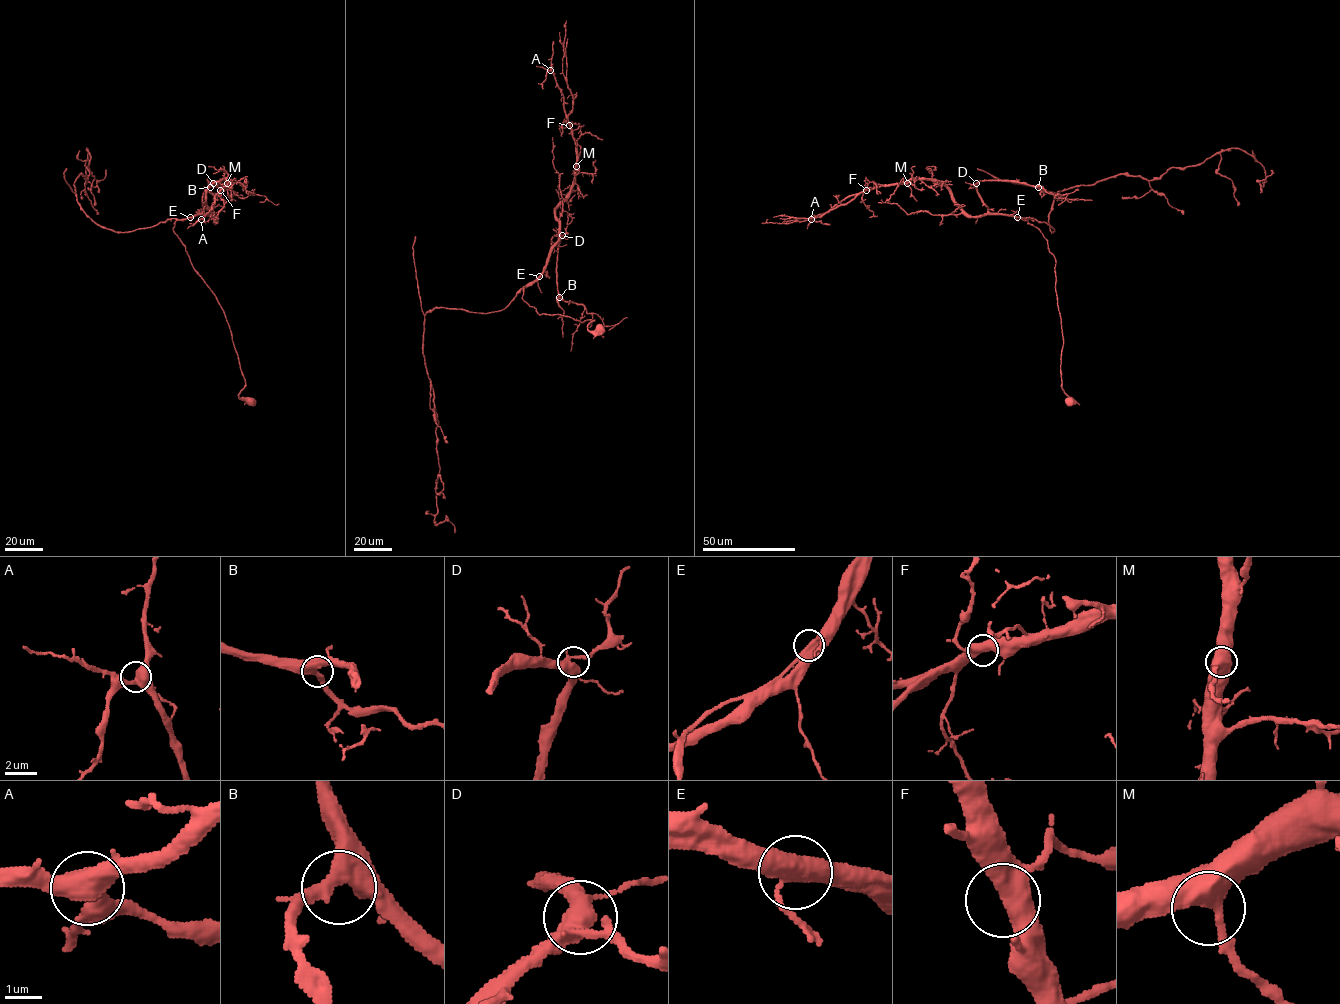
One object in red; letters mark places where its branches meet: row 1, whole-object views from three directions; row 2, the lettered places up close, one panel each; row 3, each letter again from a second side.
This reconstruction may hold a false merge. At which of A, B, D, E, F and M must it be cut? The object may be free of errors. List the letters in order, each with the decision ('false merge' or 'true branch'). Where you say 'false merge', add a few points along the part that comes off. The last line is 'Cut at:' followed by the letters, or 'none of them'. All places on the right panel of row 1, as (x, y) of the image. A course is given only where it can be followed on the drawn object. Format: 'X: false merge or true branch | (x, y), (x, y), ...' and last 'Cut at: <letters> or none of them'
A: true branch
B: true branch
D: true branch
E: true branch
F: true branch
M: true branch
Cut at: none of them

